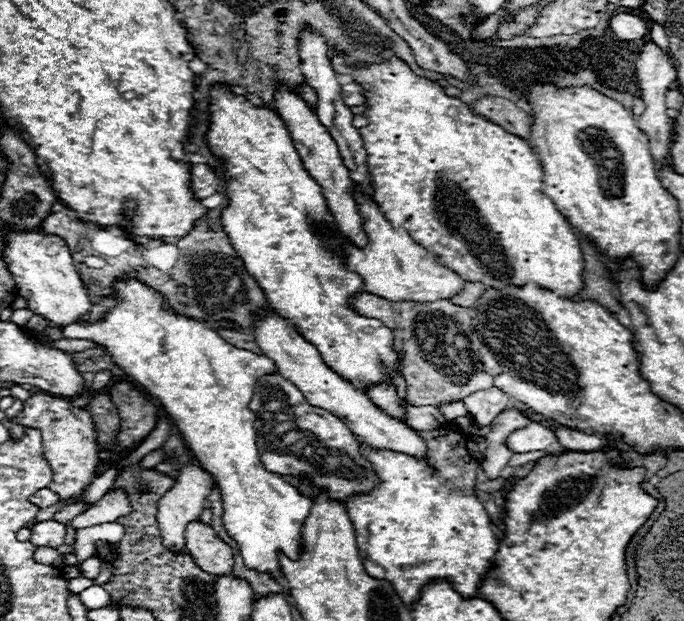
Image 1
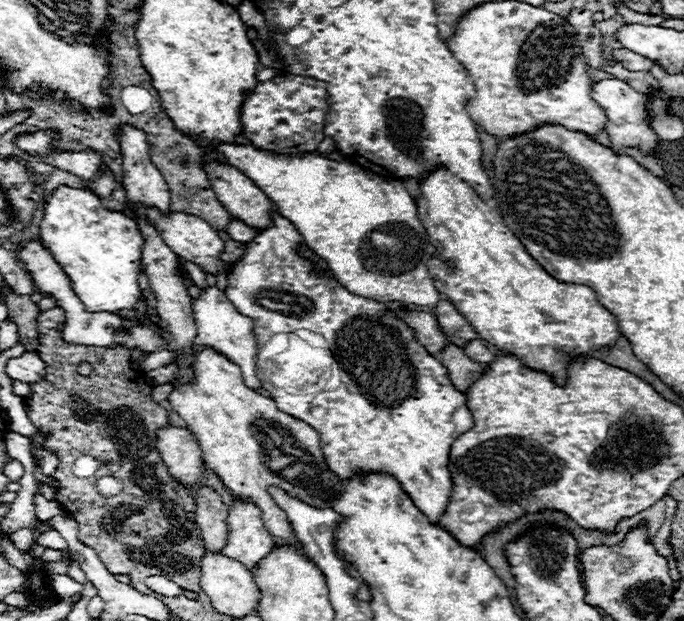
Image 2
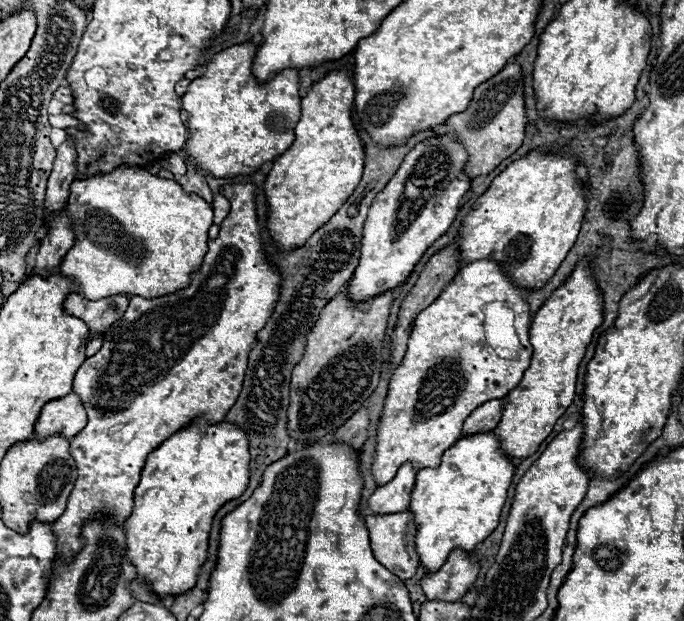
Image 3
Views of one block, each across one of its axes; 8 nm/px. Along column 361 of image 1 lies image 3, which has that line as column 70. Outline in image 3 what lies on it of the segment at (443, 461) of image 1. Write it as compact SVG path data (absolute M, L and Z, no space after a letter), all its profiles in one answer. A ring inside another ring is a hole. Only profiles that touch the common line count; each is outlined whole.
M226 184L220 190L230 200L232 208L220 224L218 238L208 242L208 252L200 268L192 272L190 284L154 300L132 296L126 314L106 330L100 352L86 358L74 376L72 390L84 400L88 424L70 442L72 458L78 464L78 480L64 514L54 522L58 558L70 558L84 546L80 540L84 520L108 514L122 524L130 516L134 488L138 486L146 456L158 448L160 442L200 416L212 424L222 422L228 408L238 400L248 366L248 354L256 342L256 334L264 328L276 308L282 278L278 268L270 264L264 254L254 202L256 186Z

